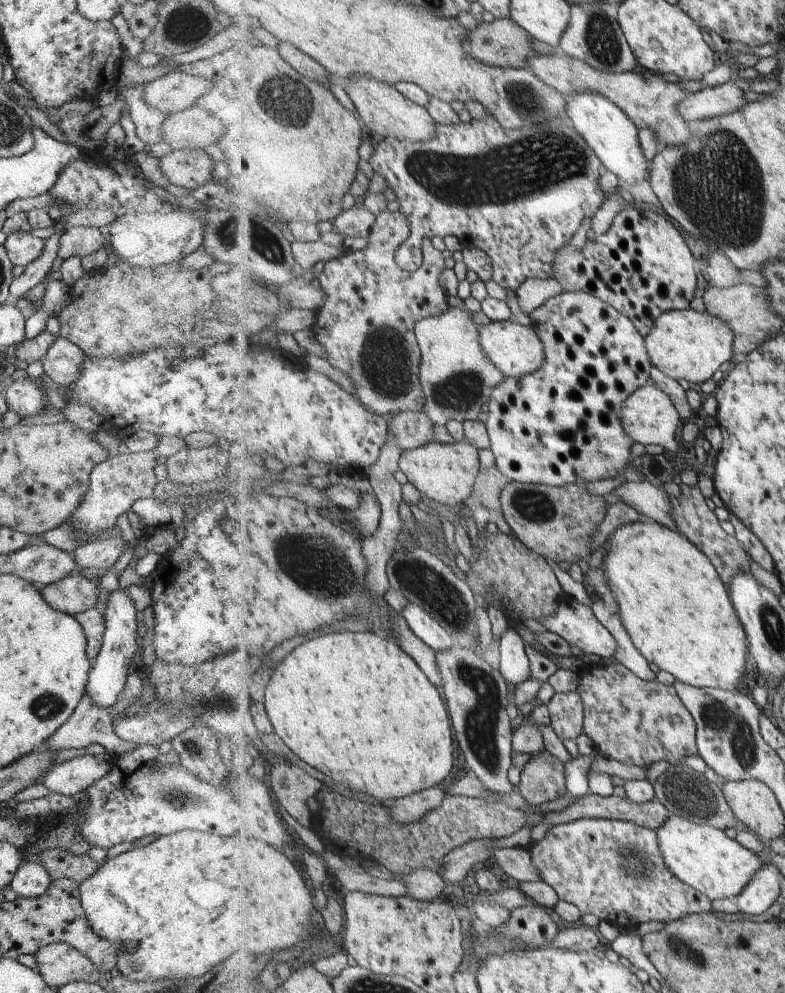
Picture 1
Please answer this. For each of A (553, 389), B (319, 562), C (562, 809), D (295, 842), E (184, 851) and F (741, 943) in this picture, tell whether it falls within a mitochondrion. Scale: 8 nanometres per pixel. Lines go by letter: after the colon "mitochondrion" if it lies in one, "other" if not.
A: other
B: mitochondrion
C: other
D: other
E: other
F: mitochondrion

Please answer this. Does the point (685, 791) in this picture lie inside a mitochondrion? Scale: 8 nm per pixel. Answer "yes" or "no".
yes

